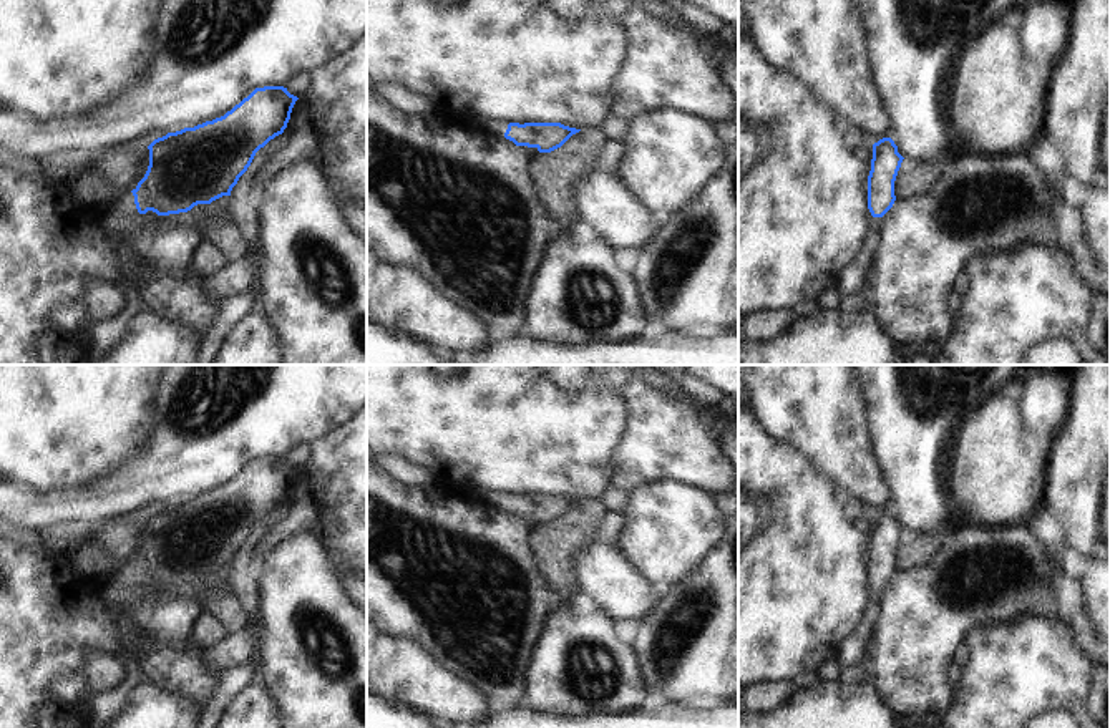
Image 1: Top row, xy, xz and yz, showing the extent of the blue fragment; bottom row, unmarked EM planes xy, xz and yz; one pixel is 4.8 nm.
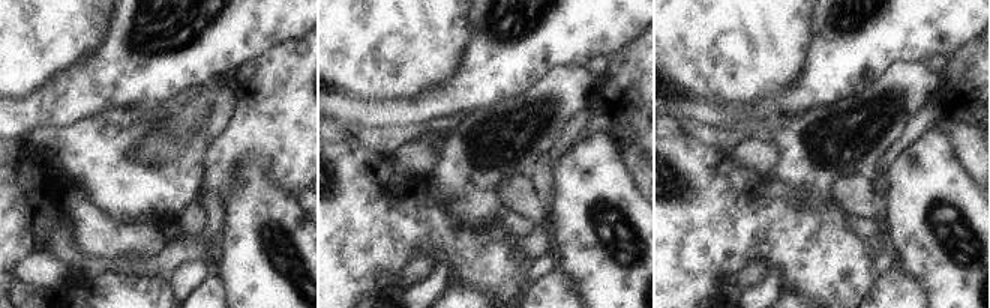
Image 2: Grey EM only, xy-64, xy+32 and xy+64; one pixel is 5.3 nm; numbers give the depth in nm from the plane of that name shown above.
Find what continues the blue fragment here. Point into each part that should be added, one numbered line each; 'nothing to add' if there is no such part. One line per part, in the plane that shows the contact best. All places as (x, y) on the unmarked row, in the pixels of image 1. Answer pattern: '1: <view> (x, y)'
1: xy (158, 617)

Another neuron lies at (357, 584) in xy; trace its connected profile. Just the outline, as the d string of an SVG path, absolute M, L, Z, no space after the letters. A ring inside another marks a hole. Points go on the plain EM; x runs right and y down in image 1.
M348 574L345 582L352 595L367 609L367 577L365 574Z

